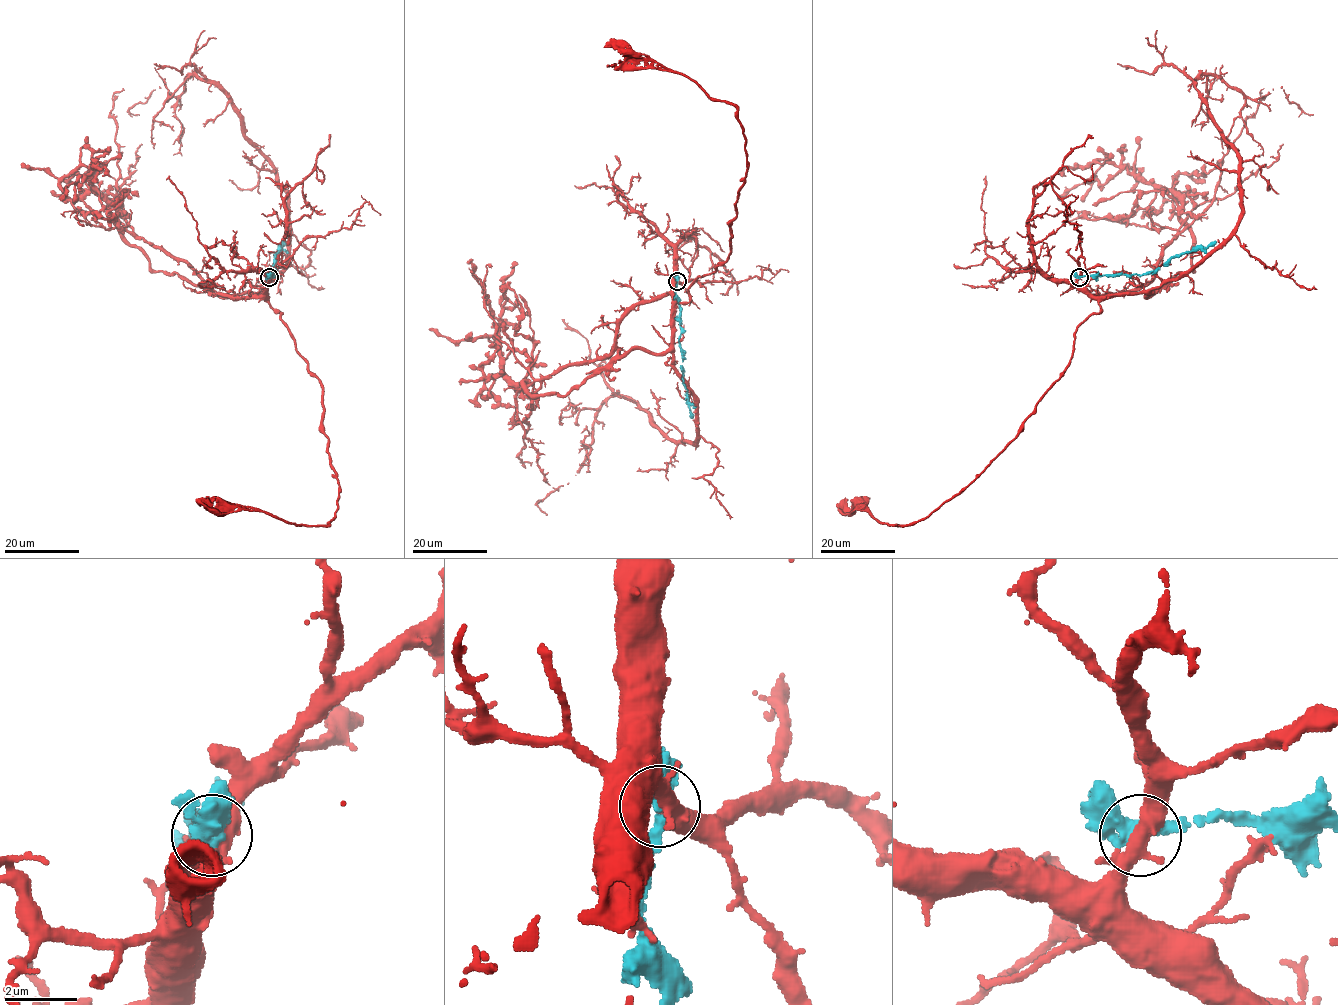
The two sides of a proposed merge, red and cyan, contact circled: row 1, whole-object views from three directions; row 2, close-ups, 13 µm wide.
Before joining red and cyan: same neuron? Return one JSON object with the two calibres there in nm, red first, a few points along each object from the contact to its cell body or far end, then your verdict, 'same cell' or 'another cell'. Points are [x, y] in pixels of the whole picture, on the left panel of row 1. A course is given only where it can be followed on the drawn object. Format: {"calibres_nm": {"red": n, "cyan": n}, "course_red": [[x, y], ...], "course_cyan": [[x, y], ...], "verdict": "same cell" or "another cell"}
{"calibres_nm": {"red": 400, "cyan": 380}, "course_red": [[269, 277], [266, 296], [285, 267], [287, 193], [236, 107], [189, 75], [139, 115]], "course_cyan": [[269, 277], [267, 275], [273, 274], [274, 270], [274, 256], [285, 242]], "verdict": "another cell"}

